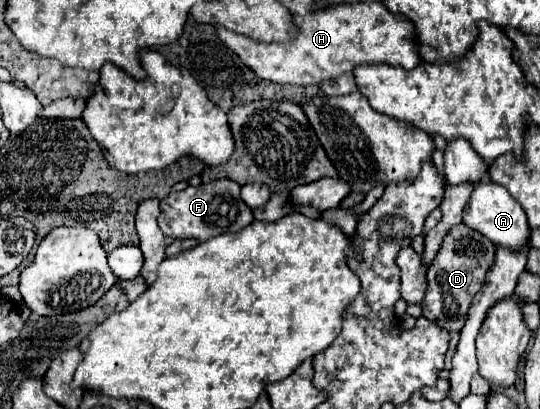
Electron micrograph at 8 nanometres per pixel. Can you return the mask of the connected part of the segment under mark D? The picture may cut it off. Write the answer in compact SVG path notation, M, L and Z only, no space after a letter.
M466 224L450 228L450 232L444 236L442 248L438 250L438 256L434 258L434 264L430 264L428 268L428 292L422 300L422 316L434 320L448 332L460 332L466 322L470 302L480 292L486 280L486 272L494 264L494 256L496 246L490 240L486 240L480 232L466 228Z

